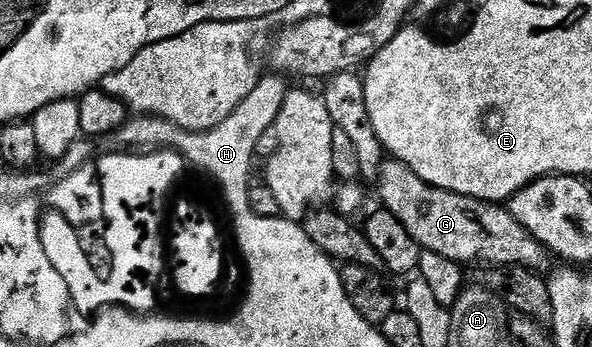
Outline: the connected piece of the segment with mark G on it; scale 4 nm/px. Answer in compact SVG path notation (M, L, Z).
M394 159L384 160L377 188L383 200L382 208L401 219L401 227L413 235L420 250L428 249L437 255L445 255L445 259L453 259L463 267L480 261L483 265L503 265L538 272L547 265L549 254L546 247L529 235L529 231L525 231L502 204L478 201L427 185L425 179L421 179L408 165Z

